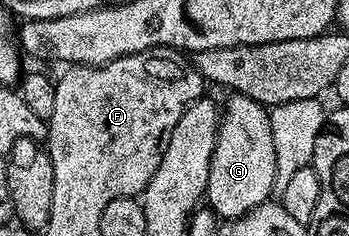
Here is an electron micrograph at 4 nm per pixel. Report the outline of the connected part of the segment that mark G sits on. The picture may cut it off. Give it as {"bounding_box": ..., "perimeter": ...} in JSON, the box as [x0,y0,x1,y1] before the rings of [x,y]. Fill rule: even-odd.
{"bounding_box":[205,96,275,220],"perimeter":[[[247,96],[230,97],[220,113],[205,190],[208,207],[225,220],[234,220],[256,204],[266,203],[273,196],[275,182],[275,138],[271,134],[270,109]]]}

